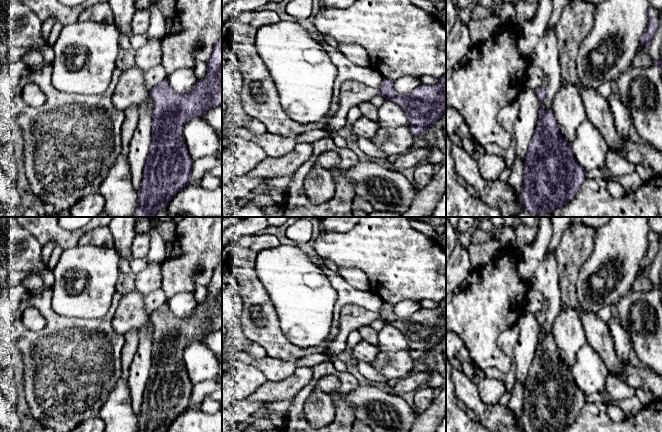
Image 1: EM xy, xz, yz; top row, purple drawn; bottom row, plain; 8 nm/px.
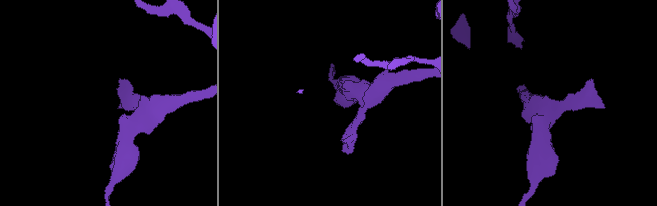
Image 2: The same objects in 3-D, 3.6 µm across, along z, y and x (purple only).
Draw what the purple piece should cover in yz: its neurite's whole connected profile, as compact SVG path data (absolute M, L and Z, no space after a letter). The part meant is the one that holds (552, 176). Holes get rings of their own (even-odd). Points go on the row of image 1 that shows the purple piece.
M541 85L535 92L540 101L540 110L536 129L524 159L521 200L525 211L542 217L552 213L557 207L562 208L575 197L585 179L586 171L576 161L571 145L560 134L552 108L545 111L542 107L547 88Z

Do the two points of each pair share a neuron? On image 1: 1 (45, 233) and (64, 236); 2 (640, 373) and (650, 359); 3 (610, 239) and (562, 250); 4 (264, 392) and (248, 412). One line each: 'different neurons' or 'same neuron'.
1: same neuron
2: different neurons
3: different neurons
4: different neurons

